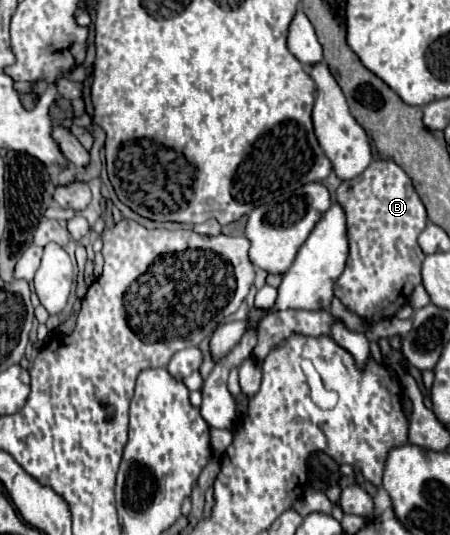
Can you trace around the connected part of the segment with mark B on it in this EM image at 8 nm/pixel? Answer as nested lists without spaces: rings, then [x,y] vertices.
[[[383,159],[373,161],[359,177],[343,181],[337,189],[337,203],[343,207],[347,219],[349,255],[345,271],[335,283],[335,297],[339,297],[349,309],[357,311],[359,317],[367,319],[369,323],[381,321],[383,317],[393,317],[421,283],[421,263],[425,255],[417,245],[417,235],[427,225],[427,211],[407,173],[397,163]]]

